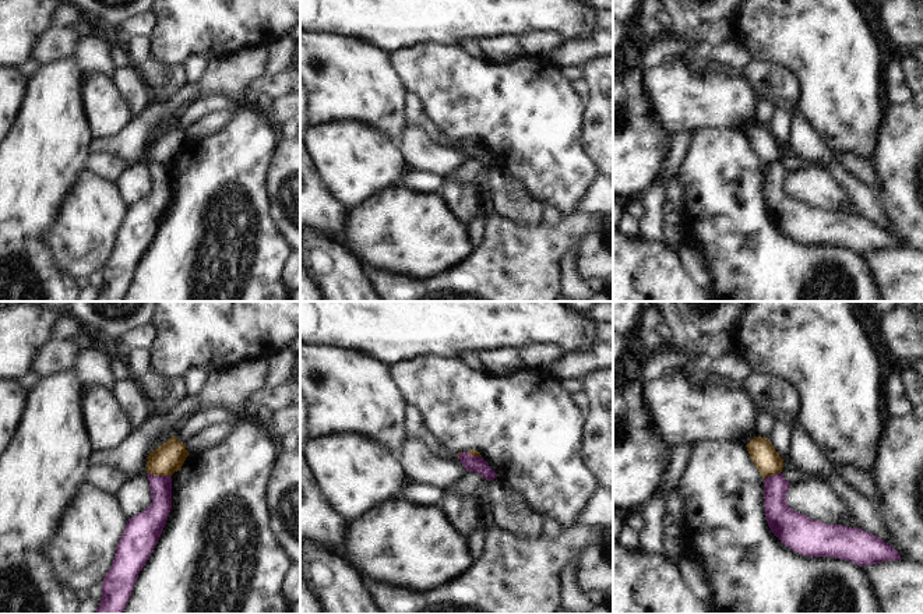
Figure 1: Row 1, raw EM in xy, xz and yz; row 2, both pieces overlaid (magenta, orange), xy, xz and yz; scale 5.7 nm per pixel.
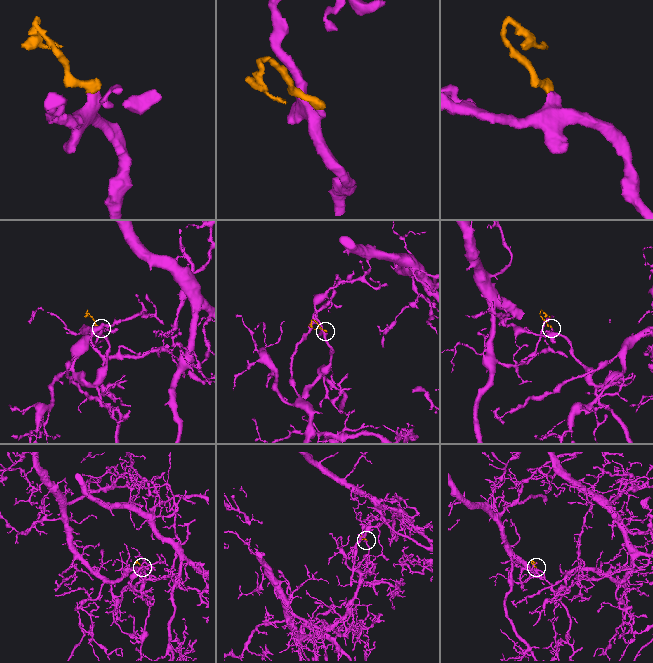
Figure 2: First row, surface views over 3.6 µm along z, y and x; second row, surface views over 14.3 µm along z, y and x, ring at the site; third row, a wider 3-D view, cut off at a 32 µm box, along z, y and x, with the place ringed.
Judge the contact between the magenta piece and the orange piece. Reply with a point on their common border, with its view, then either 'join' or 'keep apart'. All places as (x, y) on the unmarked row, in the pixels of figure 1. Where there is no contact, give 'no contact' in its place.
xy (159, 163) | keep apart

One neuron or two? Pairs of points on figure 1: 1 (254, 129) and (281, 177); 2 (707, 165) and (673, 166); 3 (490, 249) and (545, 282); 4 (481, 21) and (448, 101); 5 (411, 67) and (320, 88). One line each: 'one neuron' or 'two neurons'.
1: two neurons
2: two neurons
3: one neuron
4: two neurons
5: two neurons

